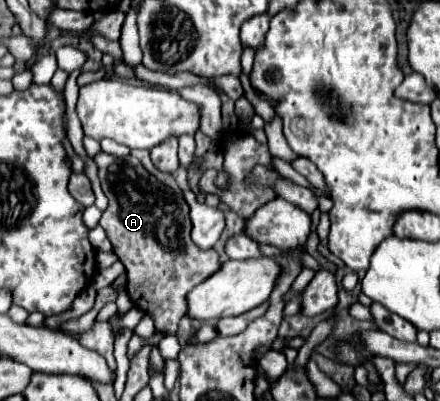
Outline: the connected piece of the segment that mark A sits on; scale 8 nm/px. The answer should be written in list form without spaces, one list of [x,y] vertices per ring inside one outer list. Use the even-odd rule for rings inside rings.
[[[100,151],[94,157],[94,163],[98,165],[98,177],[102,181],[102,191],[108,197],[108,209],[104,211],[100,225],[106,229],[108,239],[114,245],[114,251],[118,259],[126,267],[126,293],[138,305],[144,313],[148,313],[154,319],[156,333],[162,335],[174,335],[178,321],[186,315],[186,293],[198,285],[202,279],[212,275],[220,269],[220,259],[214,249],[202,251],[196,247],[196,243],[190,239],[192,221],[188,217],[188,203],[184,201],[182,191],[166,189],[160,185],[144,167],[142,163],[128,155],[128,157],[114,157],[104,151]]]

